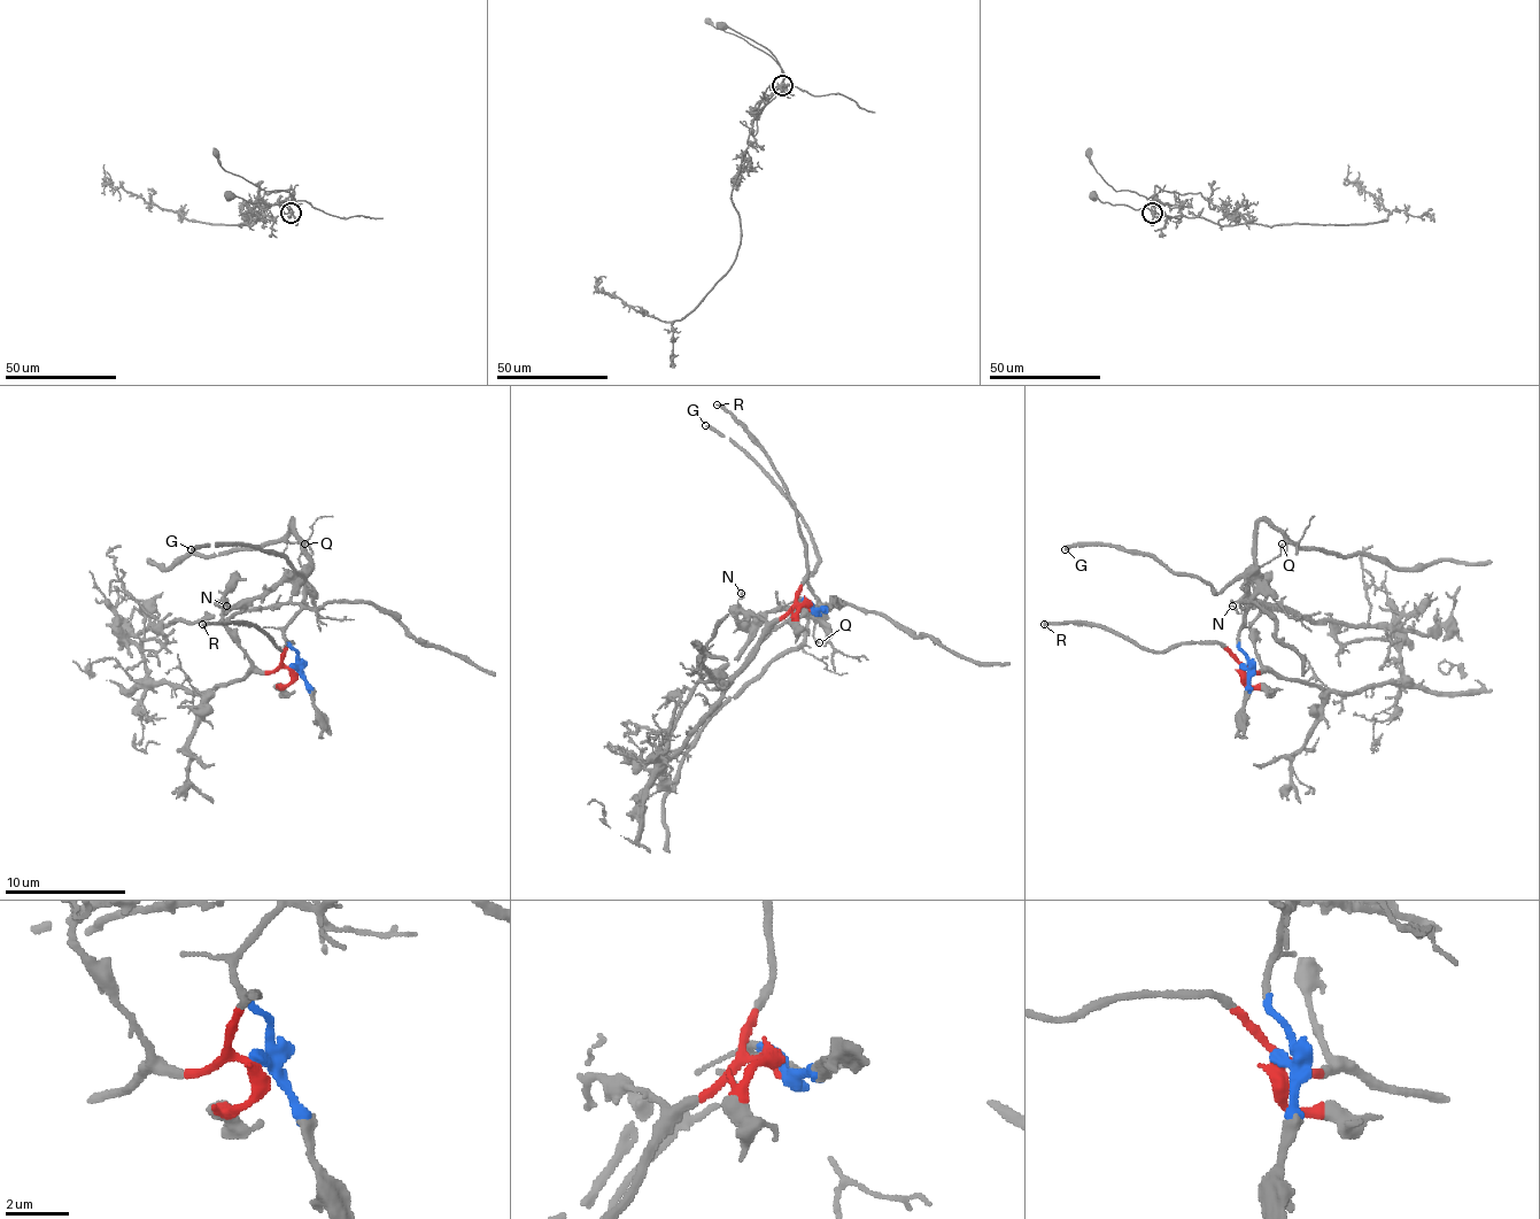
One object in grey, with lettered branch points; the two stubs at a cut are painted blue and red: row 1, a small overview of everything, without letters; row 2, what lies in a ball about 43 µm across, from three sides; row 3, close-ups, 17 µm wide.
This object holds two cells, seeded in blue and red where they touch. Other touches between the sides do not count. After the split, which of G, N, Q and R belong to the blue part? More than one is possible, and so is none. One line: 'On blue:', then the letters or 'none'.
On blue: G, Q

